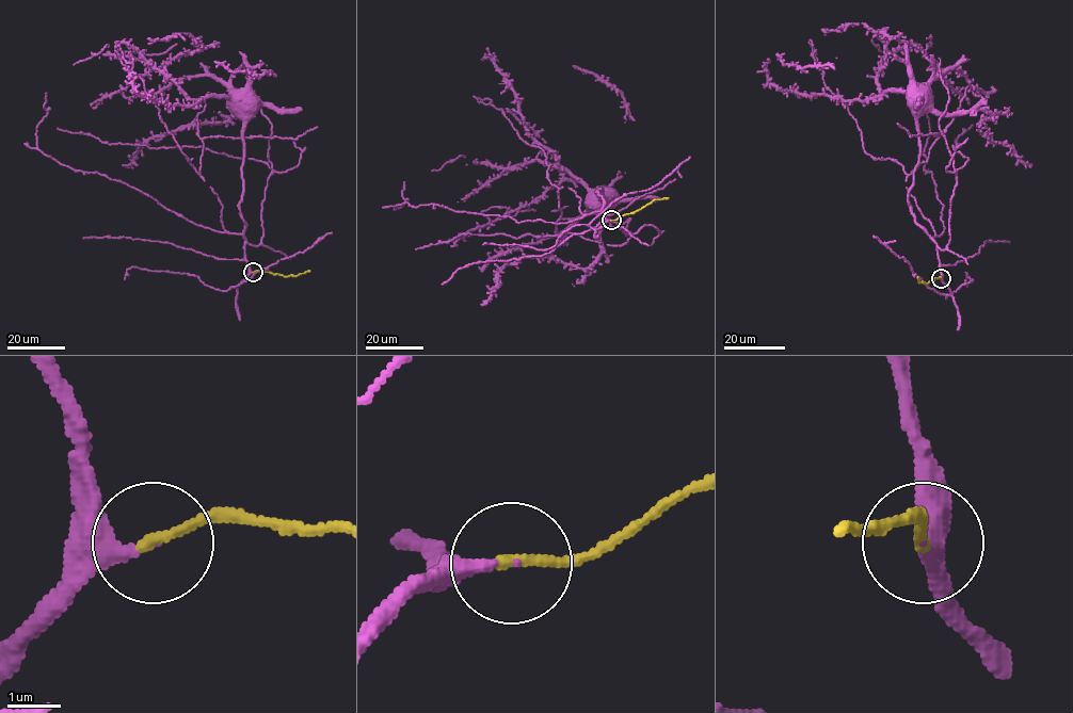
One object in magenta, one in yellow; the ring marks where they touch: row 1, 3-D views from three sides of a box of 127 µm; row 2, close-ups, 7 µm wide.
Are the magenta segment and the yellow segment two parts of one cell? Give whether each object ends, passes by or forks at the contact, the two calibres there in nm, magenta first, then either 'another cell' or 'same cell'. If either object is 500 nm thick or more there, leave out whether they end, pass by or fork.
magenta ends there; yellow ends there; 220 nm thick on the magenta side, 220 nm on the other; same cell

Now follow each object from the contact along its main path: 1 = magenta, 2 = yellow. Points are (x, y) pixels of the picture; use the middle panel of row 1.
1: (611, 220), (604, 219), (599, 189), (603, 204), (601, 204)
2: (611, 220), (635, 213), (655, 199), (668, 198)

